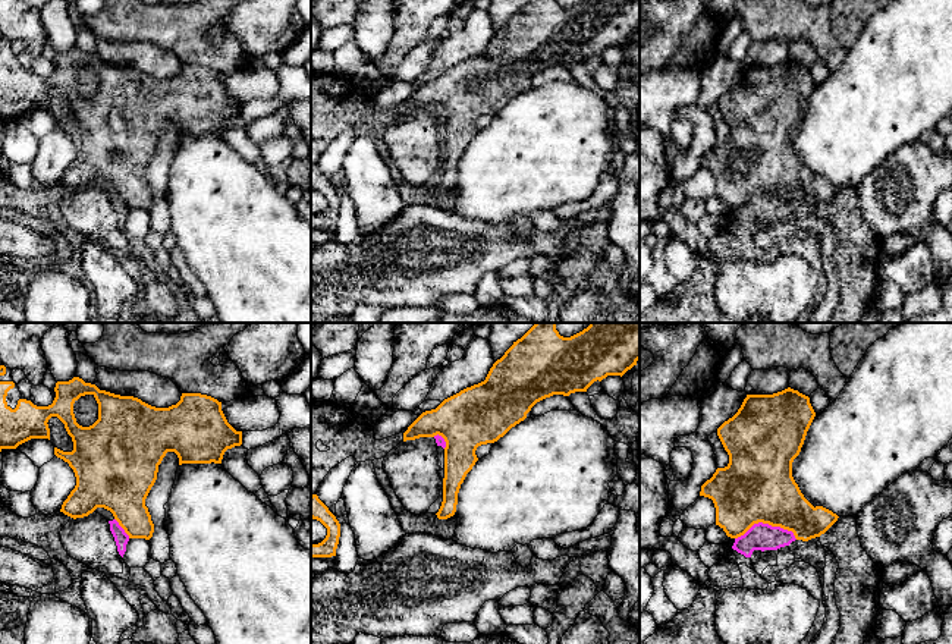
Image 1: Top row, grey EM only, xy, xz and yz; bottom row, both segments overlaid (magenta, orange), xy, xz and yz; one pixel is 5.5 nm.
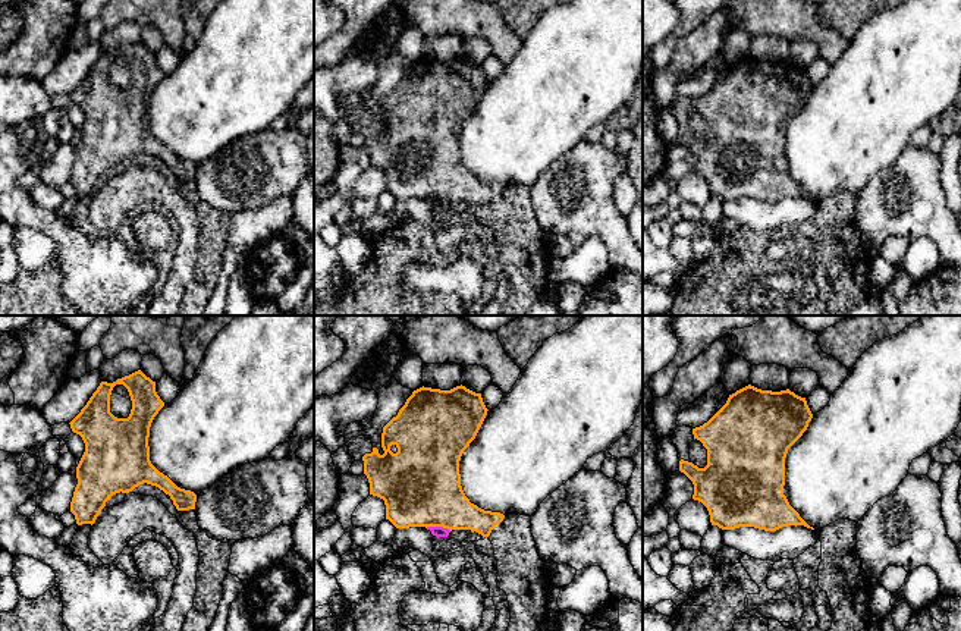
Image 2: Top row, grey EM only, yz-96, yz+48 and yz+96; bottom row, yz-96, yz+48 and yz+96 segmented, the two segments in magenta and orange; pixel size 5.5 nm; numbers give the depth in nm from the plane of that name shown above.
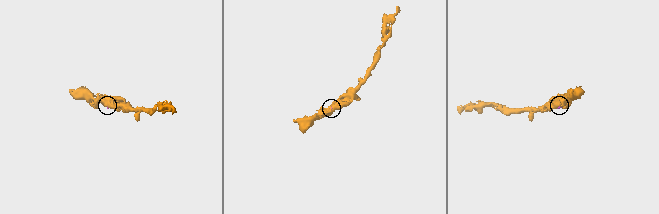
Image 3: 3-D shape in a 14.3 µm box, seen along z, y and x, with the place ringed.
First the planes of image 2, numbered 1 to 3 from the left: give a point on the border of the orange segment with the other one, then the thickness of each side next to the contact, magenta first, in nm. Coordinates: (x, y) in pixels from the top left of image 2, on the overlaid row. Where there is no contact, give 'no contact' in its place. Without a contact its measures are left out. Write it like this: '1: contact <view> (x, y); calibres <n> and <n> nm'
1: no contact
2: contact yz+48 (439, 527); calibres 60 and 440 nm
3: no contact

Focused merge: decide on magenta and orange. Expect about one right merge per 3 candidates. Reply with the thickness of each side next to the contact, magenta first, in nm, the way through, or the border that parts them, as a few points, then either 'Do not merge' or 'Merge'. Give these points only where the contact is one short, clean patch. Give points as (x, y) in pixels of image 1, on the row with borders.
Thickness 150 nm (magenta) against 400 nm. Boundary: yz (735, 539), (759, 522), (786, 528), (797, 539). Do not merge

